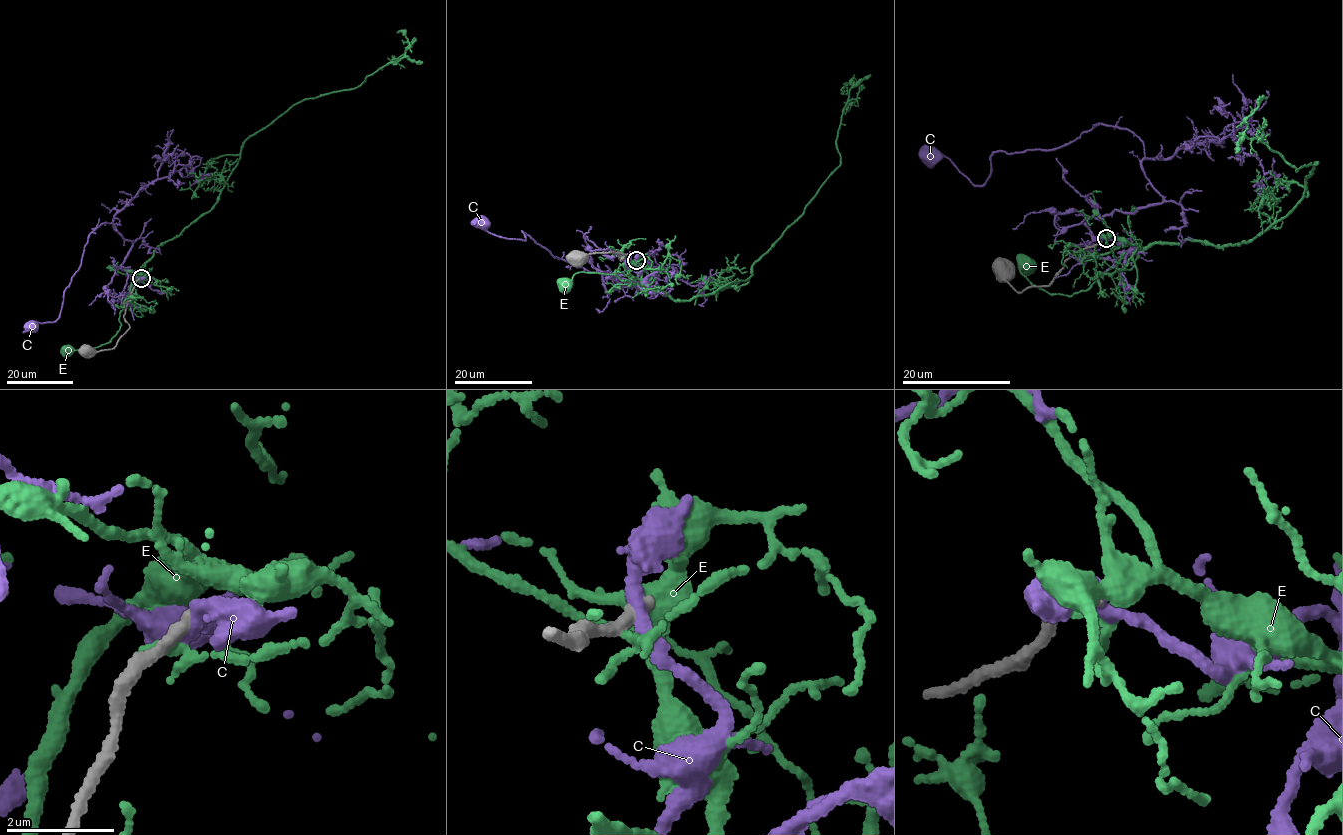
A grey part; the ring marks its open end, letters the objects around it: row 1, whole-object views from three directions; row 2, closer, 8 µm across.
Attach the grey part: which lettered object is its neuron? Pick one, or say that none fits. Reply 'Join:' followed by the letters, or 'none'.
Join: none

